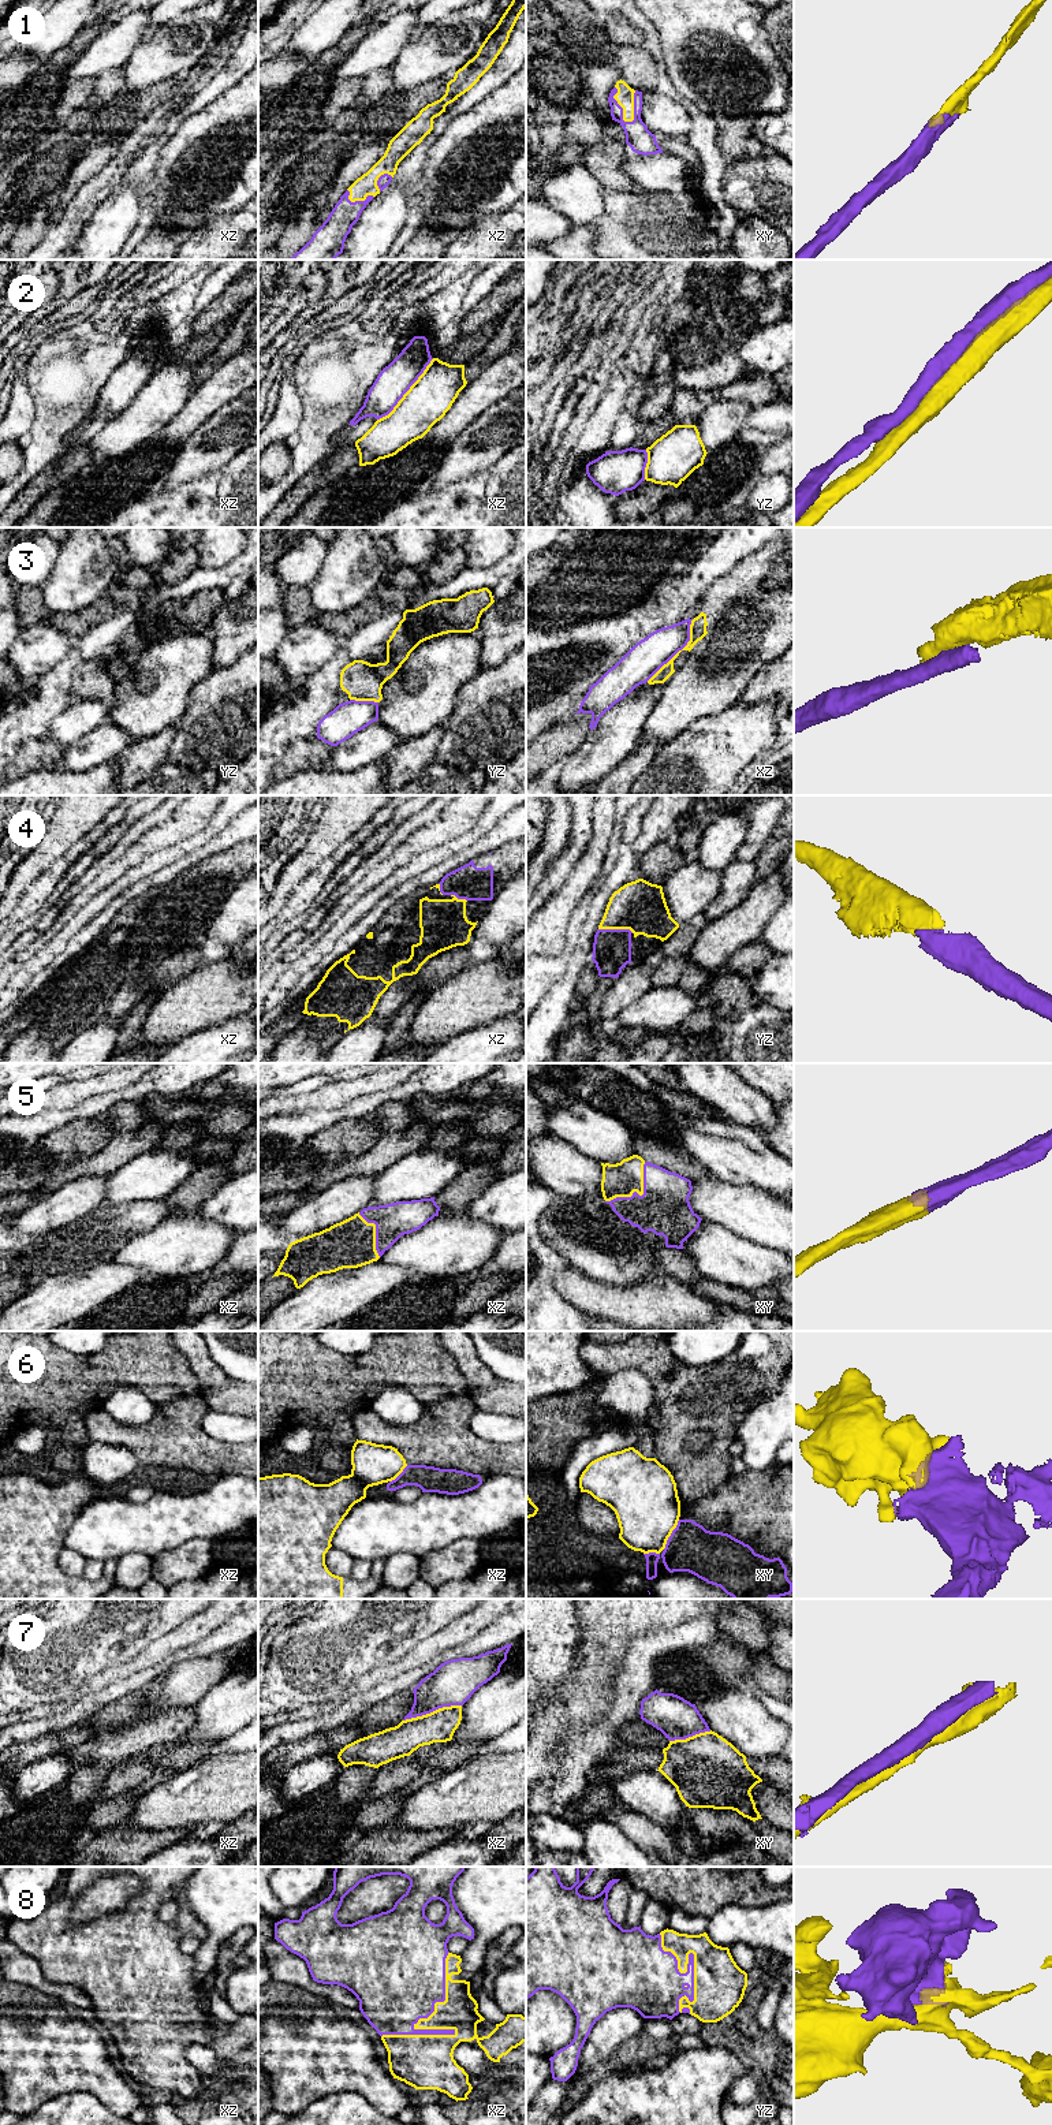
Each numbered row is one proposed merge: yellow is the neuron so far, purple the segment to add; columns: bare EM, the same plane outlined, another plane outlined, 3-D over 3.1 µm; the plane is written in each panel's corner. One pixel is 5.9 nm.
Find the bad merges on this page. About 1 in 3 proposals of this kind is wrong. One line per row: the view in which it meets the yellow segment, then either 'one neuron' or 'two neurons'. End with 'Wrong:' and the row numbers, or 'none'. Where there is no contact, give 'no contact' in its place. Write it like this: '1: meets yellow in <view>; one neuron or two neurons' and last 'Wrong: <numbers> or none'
1: meets yellow in xy; one neuron
2: meets yellow in xz; two neurons
3: meets yellow in xz; two neurons
4: meets yellow in yz; one neuron
5: meets yellow in xy; one neuron
6: meets yellow in xy; two neurons
7: meets yellow in xz; two neurons
8: meets yellow in xz; one neuron
Wrong: 2, 3, 6, 7

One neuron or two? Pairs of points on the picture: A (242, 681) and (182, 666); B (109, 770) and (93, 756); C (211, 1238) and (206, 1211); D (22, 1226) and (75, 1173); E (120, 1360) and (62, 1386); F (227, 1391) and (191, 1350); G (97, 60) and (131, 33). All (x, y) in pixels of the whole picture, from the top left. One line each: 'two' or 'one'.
A: two
B: two
C: two
D: two
E: one
F: one
G: one

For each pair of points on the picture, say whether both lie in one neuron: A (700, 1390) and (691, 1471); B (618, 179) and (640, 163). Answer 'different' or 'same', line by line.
A: same
B: different

